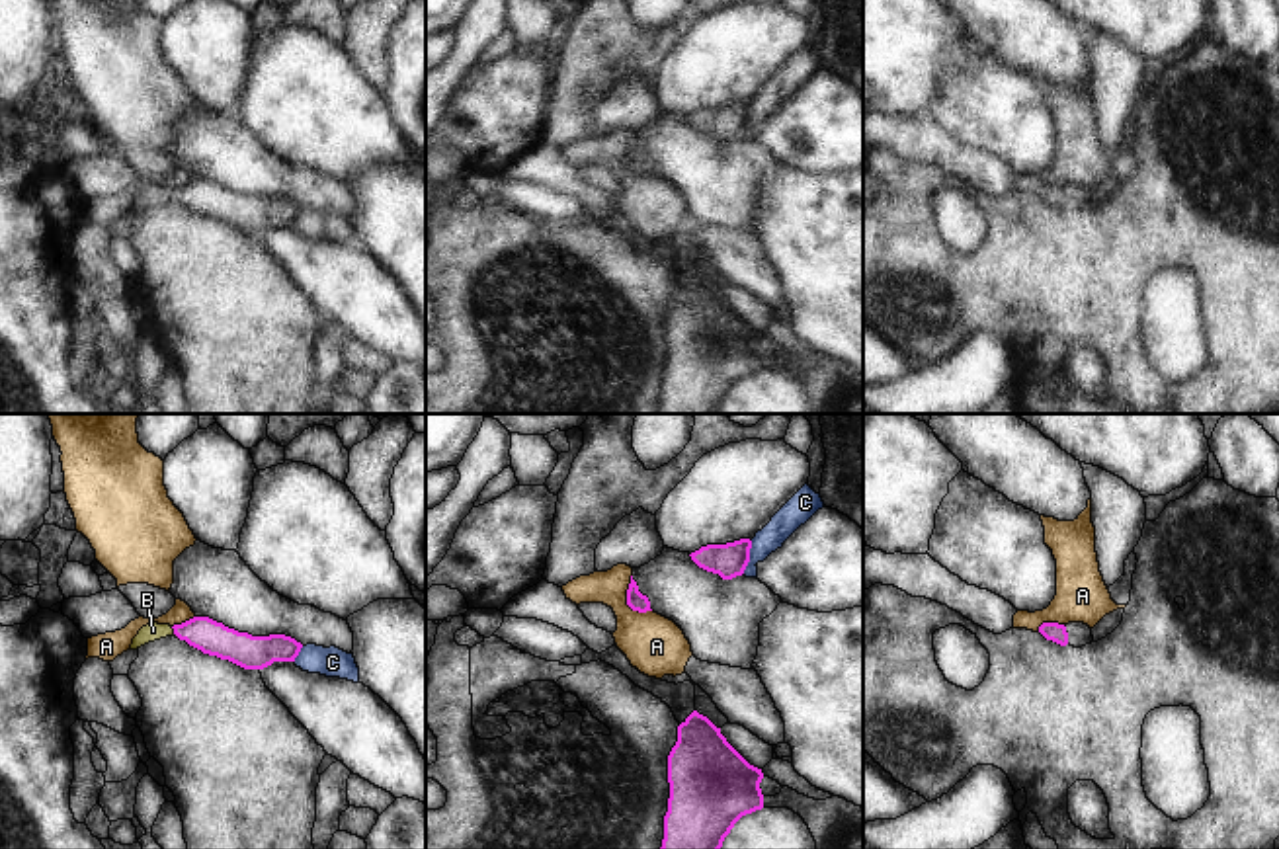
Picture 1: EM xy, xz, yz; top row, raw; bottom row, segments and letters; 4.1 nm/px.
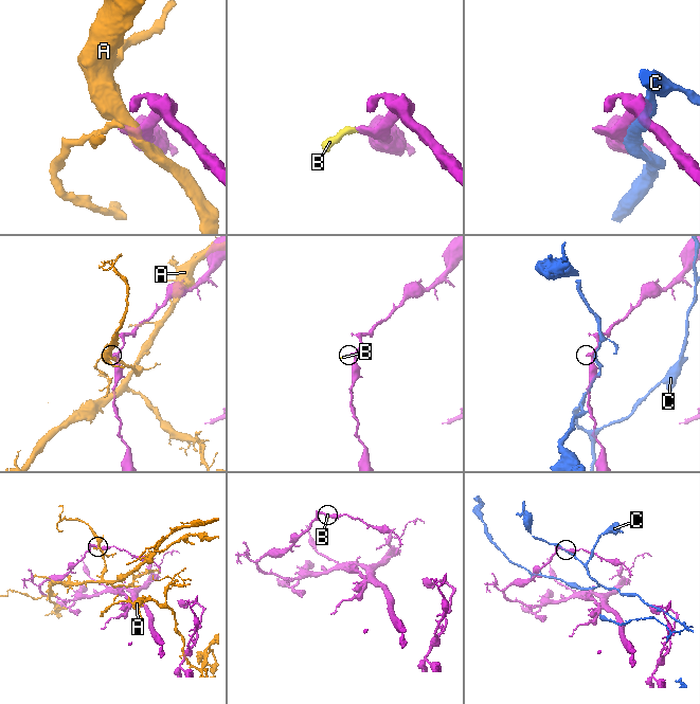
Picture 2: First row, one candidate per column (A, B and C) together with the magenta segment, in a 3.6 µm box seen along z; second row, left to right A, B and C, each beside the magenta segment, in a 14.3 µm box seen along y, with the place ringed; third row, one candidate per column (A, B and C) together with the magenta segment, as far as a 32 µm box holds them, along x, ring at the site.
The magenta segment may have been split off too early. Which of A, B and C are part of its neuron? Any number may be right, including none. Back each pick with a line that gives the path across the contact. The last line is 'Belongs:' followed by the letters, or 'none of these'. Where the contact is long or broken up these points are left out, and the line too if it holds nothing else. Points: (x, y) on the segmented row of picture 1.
B: way xy (209, 637), (204, 633), (174, 633), (153, 631)
Belongs: B

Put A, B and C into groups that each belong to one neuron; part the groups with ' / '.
A / B / C

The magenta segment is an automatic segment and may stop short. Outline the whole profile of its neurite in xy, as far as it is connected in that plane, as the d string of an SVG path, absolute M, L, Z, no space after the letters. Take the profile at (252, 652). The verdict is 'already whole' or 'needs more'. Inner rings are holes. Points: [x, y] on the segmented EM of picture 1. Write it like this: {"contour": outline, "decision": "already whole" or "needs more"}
{"contour": "M193 617L182 625L150 623L139 630L129 650L176 636L203 654L228 660L244 669L264 669L273 662L295 662L303 644L285 634L252 636L209 617Z", "decision": "needs more"}

